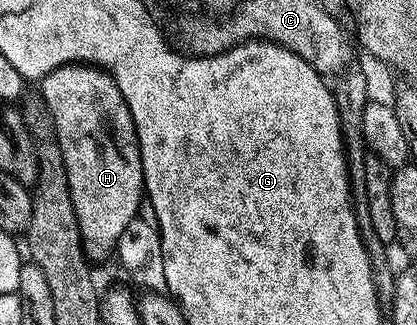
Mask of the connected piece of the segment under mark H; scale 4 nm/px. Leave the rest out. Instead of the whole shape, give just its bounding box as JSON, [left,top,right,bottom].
[39,63,145,263]

